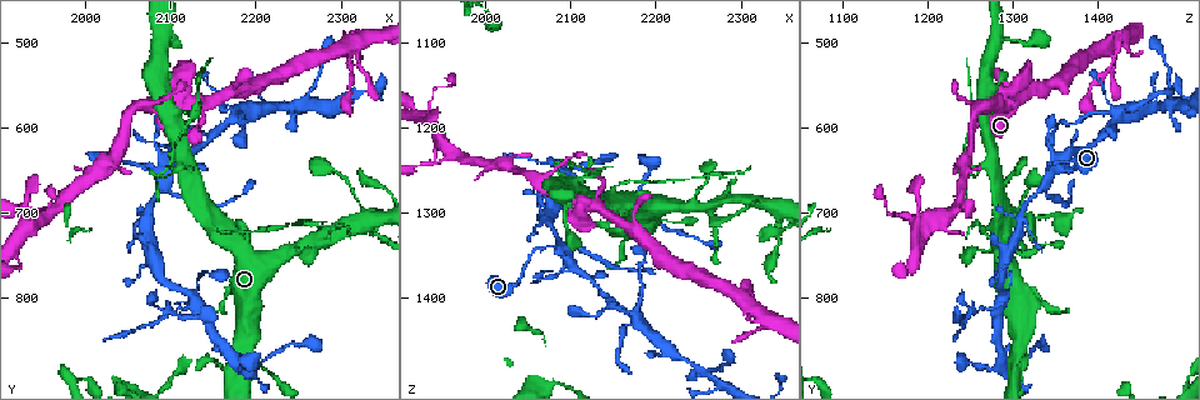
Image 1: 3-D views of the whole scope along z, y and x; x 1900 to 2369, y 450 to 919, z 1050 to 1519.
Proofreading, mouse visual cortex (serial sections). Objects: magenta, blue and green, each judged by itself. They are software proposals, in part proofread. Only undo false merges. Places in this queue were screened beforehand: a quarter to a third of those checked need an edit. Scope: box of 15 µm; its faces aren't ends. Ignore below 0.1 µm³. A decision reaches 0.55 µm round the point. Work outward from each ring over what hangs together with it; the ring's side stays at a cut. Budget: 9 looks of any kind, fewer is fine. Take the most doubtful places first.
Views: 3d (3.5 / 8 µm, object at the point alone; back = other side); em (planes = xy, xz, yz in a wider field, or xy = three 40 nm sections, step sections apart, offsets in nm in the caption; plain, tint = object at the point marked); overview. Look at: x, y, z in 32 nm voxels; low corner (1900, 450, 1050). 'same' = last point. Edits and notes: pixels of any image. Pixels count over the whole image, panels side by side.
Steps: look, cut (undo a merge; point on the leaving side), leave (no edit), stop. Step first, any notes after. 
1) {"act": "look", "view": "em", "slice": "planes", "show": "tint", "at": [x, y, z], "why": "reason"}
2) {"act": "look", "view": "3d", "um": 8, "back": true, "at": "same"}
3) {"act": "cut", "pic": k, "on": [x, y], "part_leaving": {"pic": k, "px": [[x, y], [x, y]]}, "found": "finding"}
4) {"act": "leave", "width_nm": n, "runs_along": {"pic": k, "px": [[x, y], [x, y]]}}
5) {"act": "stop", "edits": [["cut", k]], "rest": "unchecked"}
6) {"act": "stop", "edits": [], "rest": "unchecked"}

{"act": "look", "view": "3d", "um": 8, "at": [2095, 585, 1265], "why": "sudden change in width"}

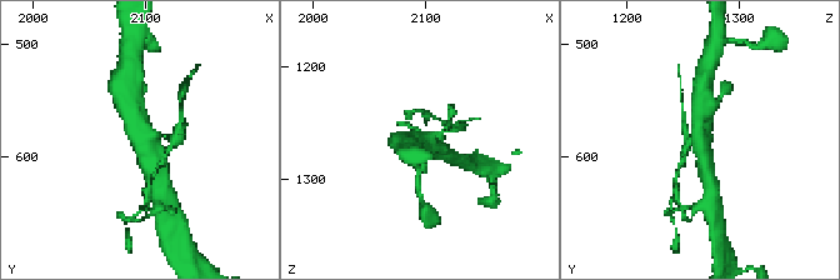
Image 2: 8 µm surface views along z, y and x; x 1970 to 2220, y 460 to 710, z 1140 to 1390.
{"act": "look", "view": "em", "slice": "xy", "step": 1, "show": "tint", "at": [2098, 582, 1268], "arms": 3, "arm_widths_nm": [100, 500, 500], "why": "now the EM"}

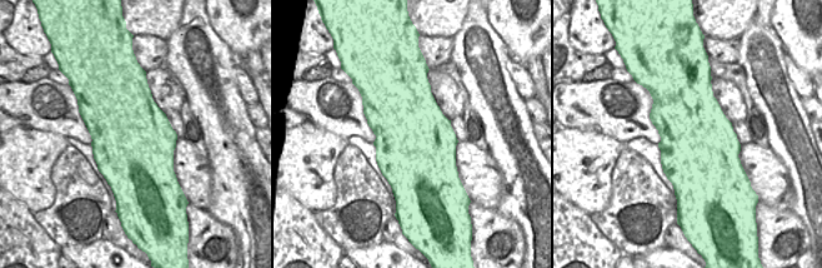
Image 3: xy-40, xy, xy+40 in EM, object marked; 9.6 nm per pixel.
{"act": "leave", "runs_along": {"pic": 2, "px": [[154, 173], [130, 106]]}, "found": "one cell here"}

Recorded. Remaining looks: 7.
{"act": "look", "view": "3d", "um": 3.5, "at": [2085, 655, 1340], "why": "branch point"}

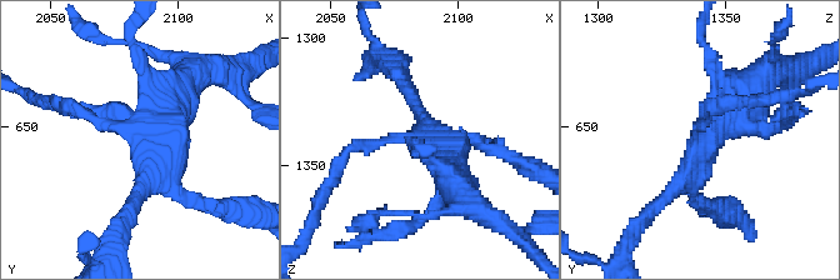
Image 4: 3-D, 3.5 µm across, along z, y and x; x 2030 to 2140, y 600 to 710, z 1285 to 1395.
{"act": "look", "view": "em", "slice": "xy", "step": 1, "show": "tint", "at": [2087, 654, 1343]}

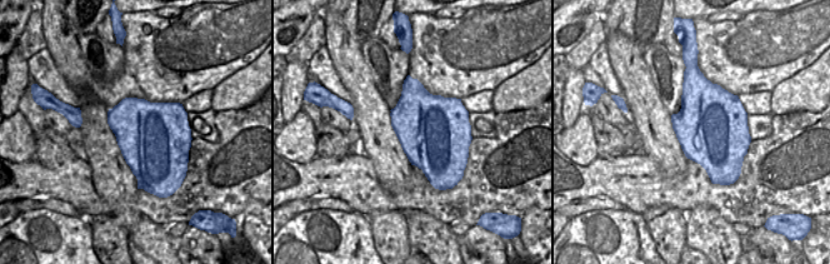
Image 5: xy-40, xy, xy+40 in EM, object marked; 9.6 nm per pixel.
{"act": "leave", "width_nm": 700, "runs_along": {"pic": 4, "px": [[71, 108], [151, 143], [136, 200]]}, "found": "all the same cell"}

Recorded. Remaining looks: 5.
{"act": "look", "view": "3d", "um": 8, "at": [2180, 590, 1420], "why": "sharp bend"}

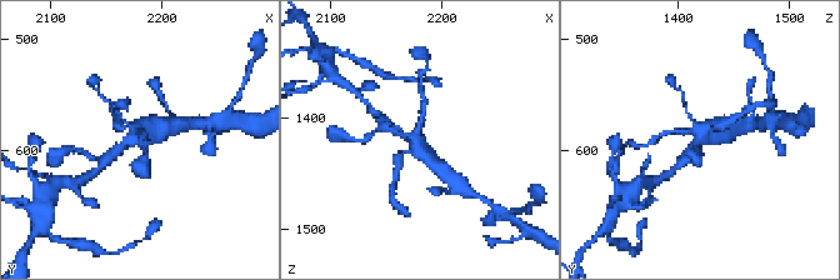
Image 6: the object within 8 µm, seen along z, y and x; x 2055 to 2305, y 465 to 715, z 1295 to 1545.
{"act": "look", "view": "em", "slice": "xy", "step": 3, "show": "tint", "at": [2178, 588, 1422], "why": "need the tissue"}

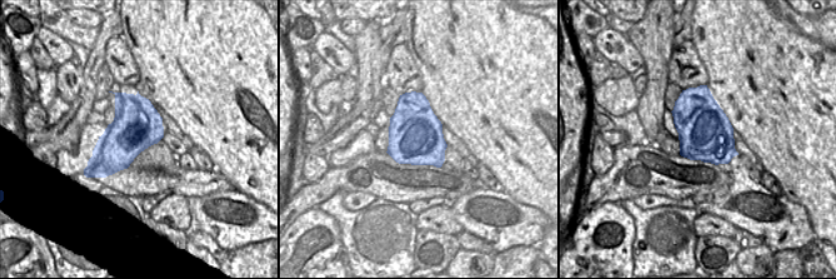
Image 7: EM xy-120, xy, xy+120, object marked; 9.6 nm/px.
{"act": "leave", "runs_along": {"pic": 6, "px": [[389, 126], [416, 141], [439, 166]]}, "found": "all the same cell"}

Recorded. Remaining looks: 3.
{"act": "look", "view": "3d", "um": 3.5, "at": [2250, 575, 1490], "why": "two arms in line, one across"}

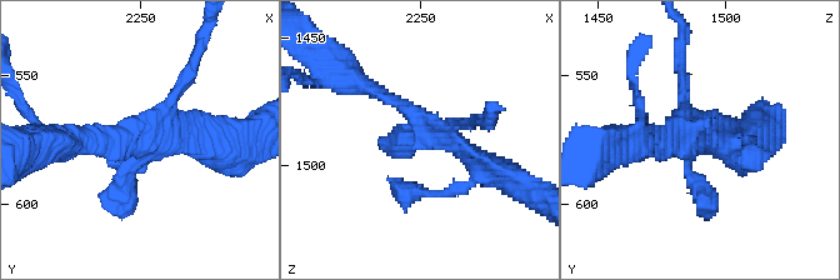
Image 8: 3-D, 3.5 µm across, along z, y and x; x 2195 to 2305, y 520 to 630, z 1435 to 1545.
{"act": "look", "view": "em", "slice": "planes", "show": "tint", "at": [2254, 572, 1485], "why": "now the EM"}

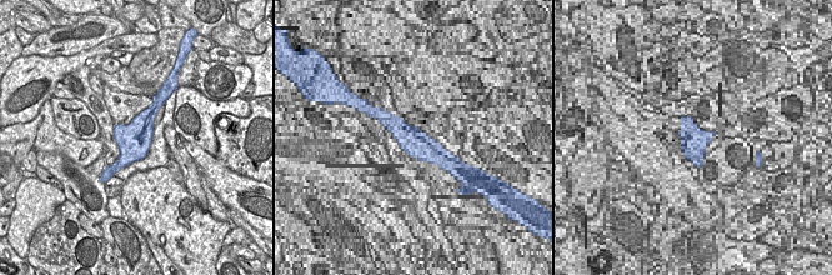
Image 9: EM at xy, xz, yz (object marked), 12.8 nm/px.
{"act": "look", "view": "em", "slice": "xy", "step": 5, "show": "tint", "at": "same", "why": "another direction"}

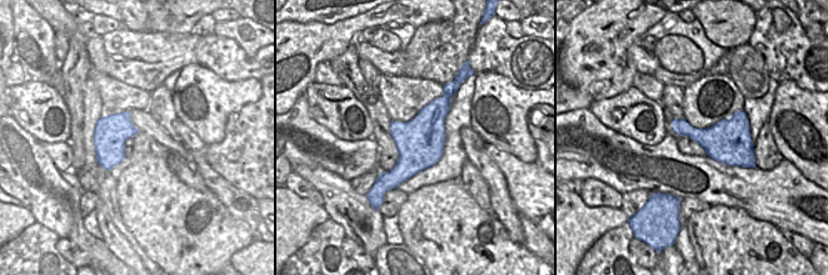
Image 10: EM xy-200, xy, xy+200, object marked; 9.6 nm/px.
{"act": "leave", "runs_along": {"pic": 8, "px": [[359, 84], [501, 173]]}, "found": "one cell here"}

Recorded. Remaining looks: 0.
{"act": "stop", "edits": [], "rest": "unchecked"}

